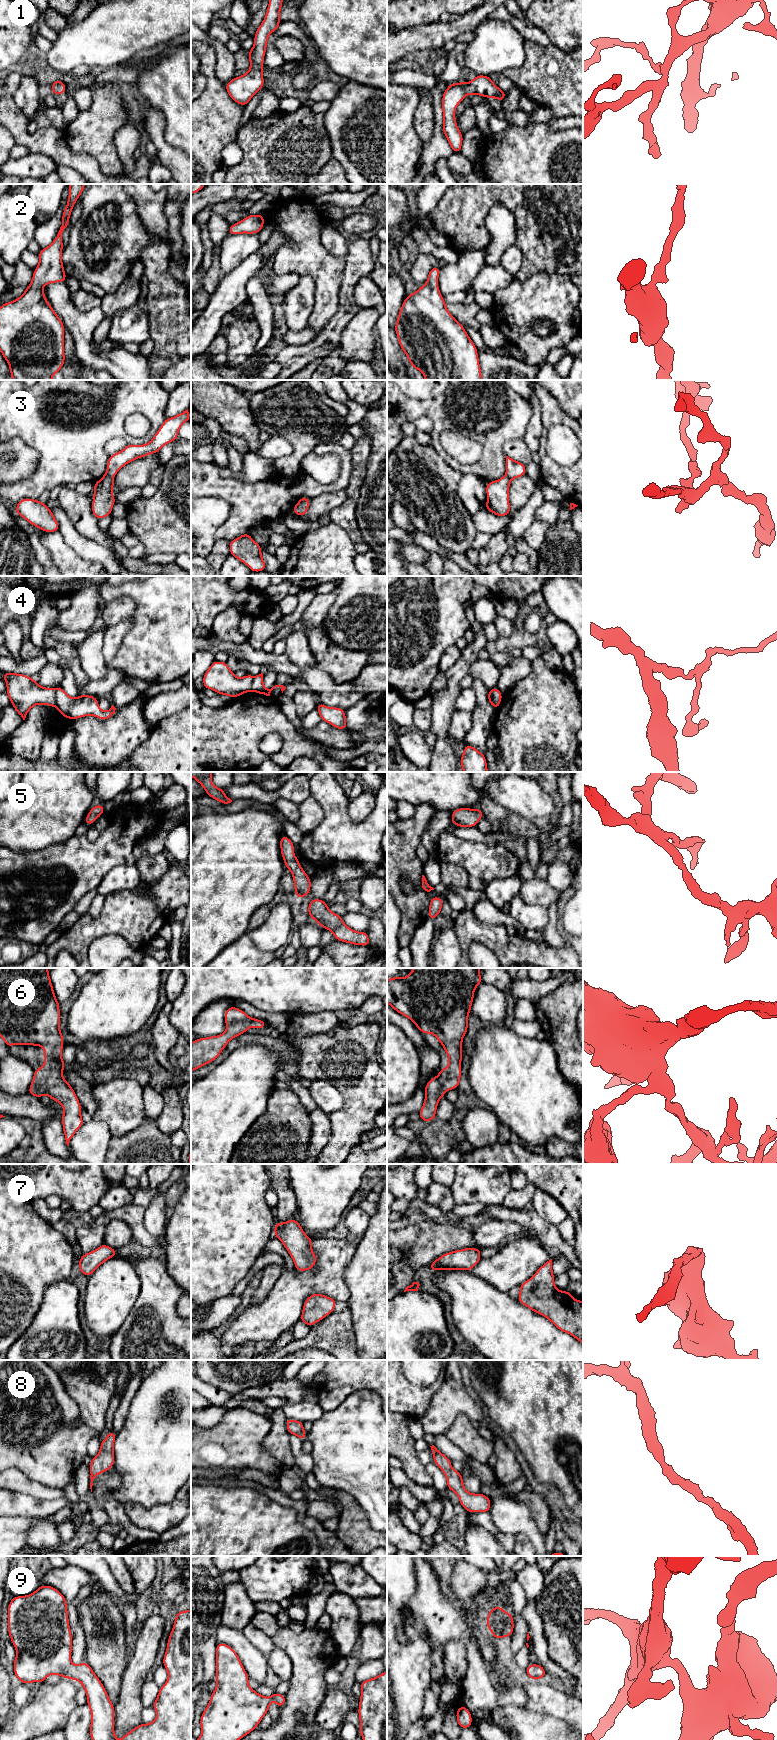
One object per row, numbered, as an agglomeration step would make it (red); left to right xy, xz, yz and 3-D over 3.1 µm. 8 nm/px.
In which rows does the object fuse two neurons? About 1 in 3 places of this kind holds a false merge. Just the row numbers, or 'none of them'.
3, 4

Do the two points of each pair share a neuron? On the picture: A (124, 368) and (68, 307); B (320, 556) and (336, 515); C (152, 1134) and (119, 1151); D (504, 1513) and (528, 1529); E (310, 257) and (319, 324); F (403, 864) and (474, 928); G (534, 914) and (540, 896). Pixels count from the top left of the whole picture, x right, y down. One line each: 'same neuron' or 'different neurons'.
A: same neuron
B: different neurons
C: same neuron
D: same neuron
E: same neuron
F: different neurons
G: different neurons

